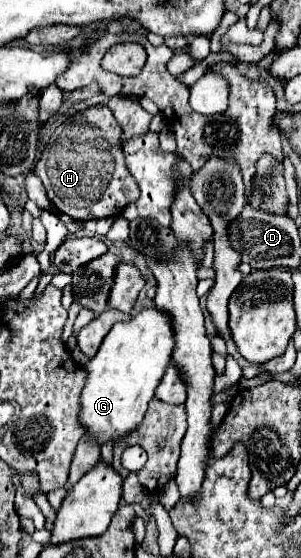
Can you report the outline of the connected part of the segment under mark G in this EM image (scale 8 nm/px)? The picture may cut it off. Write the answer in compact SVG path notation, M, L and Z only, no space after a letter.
M143 307L137 315L133 315L131 321L121 321L111 327L107 337L103 339L103 345L99 347L97 355L85 365L87 369L87 383L81 393L81 413L79 421L81 425L87 425L87 431L97 439L99 445L103 445L107 439L119 441L123 435L127 435L133 427L137 427L147 411L147 403L153 399L155 389L159 381L165 375L167 365L171 363L171 353L175 347L175 329L169 313L157 309L157 307Z

